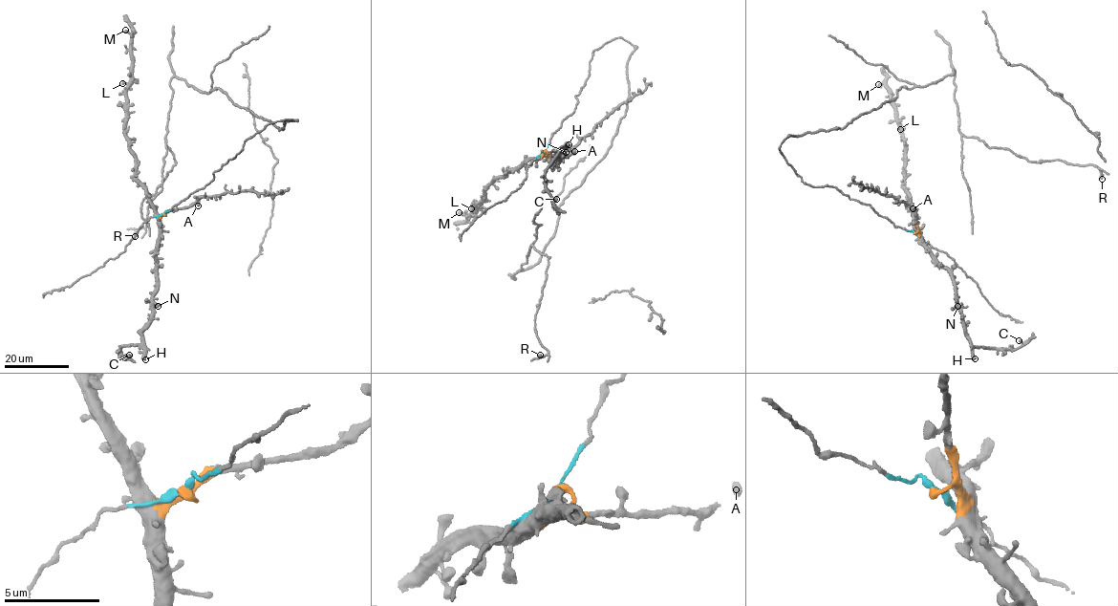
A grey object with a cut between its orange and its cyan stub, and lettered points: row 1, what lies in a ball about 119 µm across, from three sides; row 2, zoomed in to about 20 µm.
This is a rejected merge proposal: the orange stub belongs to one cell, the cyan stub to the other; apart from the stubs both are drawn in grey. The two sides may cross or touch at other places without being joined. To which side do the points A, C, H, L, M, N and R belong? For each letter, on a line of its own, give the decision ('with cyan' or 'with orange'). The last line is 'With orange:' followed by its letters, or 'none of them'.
A: with orange
C: with orange
H: with orange
L: with orange
M: with orange
N: with orange
R: with cyan
With orange: A, C, H, L, M, N

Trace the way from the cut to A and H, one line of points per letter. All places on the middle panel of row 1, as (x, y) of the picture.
A: (545, 151), (548, 155), (567, 155), (574, 151)
H: (545, 151), (543, 155), (545, 153), (549, 162), (555, 163), (563, 151), (559, 150), (566, 142), (569, 144)

